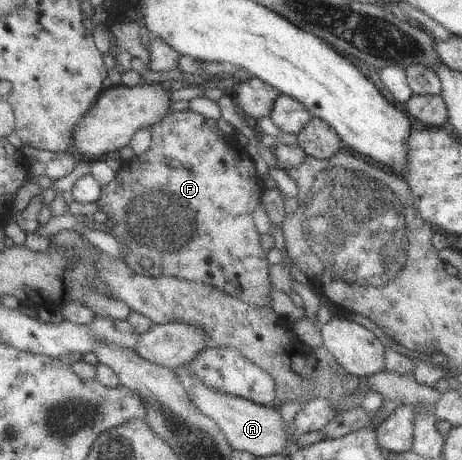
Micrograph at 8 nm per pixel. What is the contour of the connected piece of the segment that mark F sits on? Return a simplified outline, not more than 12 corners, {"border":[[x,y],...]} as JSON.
{"border":[[217,120],[152,126],[96,203],[137,274],[271,306],[265,190]]}

